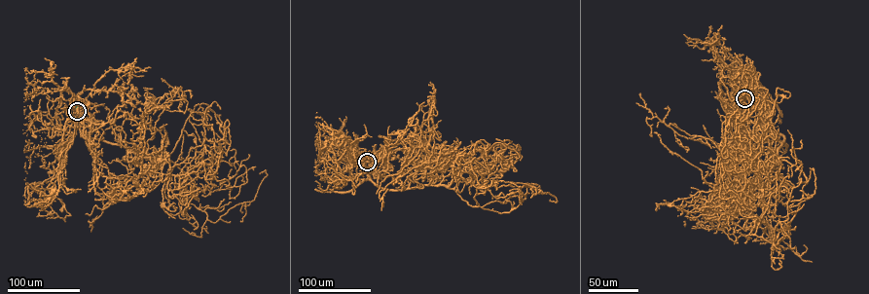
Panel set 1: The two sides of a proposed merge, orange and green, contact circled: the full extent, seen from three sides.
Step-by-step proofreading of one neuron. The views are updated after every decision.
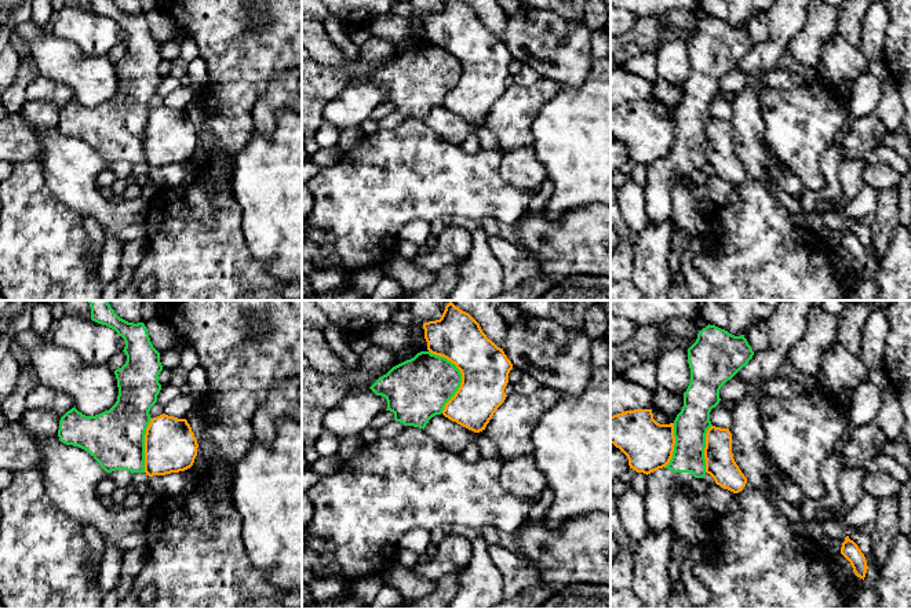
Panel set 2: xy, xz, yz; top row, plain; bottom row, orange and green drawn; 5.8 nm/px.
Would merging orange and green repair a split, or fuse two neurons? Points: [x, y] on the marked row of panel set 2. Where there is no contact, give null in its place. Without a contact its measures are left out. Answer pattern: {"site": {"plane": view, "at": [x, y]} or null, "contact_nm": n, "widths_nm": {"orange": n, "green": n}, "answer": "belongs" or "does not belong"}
{"site": {"plane": "xz", "at": [462, 376]}, "contact_nm": 380, "widths_nm": {"orange": 280, "green": 340}, "answer": "does not belong"}

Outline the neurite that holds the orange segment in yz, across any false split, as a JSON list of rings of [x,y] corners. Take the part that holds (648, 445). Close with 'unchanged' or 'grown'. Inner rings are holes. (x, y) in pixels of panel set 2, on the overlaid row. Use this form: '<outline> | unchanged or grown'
[[[652,409],[626,411],[611,416],[611,444],[627,456],[630,468],[648,475],[670,463],[674,423],[657,423]]] | unchanged

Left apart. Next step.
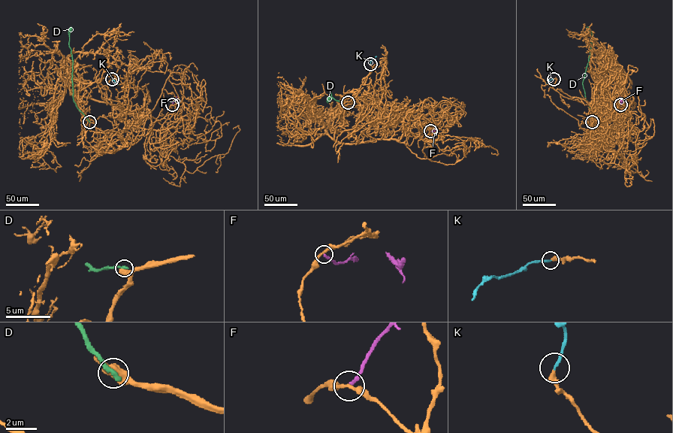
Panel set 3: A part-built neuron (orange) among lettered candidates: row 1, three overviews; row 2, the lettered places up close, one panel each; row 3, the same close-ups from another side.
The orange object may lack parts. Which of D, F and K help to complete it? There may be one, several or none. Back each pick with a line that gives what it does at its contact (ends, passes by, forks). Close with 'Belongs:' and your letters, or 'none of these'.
K: it ends
Belongs: K

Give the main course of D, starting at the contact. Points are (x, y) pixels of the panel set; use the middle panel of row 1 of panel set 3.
D: (348, 102), (336, 101), (330, 92), (331, 98), (327, 102), (330, 97)

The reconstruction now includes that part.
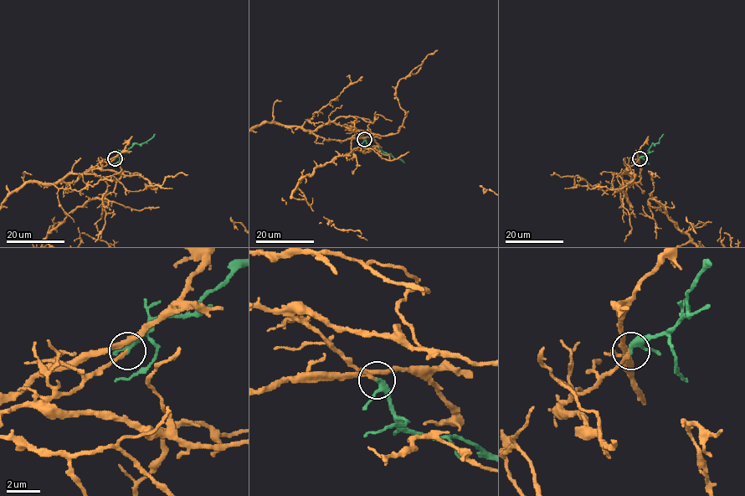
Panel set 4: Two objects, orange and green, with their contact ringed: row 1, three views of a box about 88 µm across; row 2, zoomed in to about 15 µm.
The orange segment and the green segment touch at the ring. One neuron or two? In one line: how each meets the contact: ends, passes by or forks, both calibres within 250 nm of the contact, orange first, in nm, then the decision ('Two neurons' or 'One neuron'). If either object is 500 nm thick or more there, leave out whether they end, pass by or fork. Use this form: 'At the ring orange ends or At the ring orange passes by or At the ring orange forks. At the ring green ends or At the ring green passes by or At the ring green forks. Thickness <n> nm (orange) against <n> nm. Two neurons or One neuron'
At the ring orange forks. At the ring green passes by. Thickness 130 nm (orange) against 280 nm. One neuron

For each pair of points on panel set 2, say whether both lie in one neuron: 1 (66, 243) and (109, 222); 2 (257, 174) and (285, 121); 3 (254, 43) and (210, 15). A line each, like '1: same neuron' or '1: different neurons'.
1: different neurons
2: same neuron
3: same neuron

